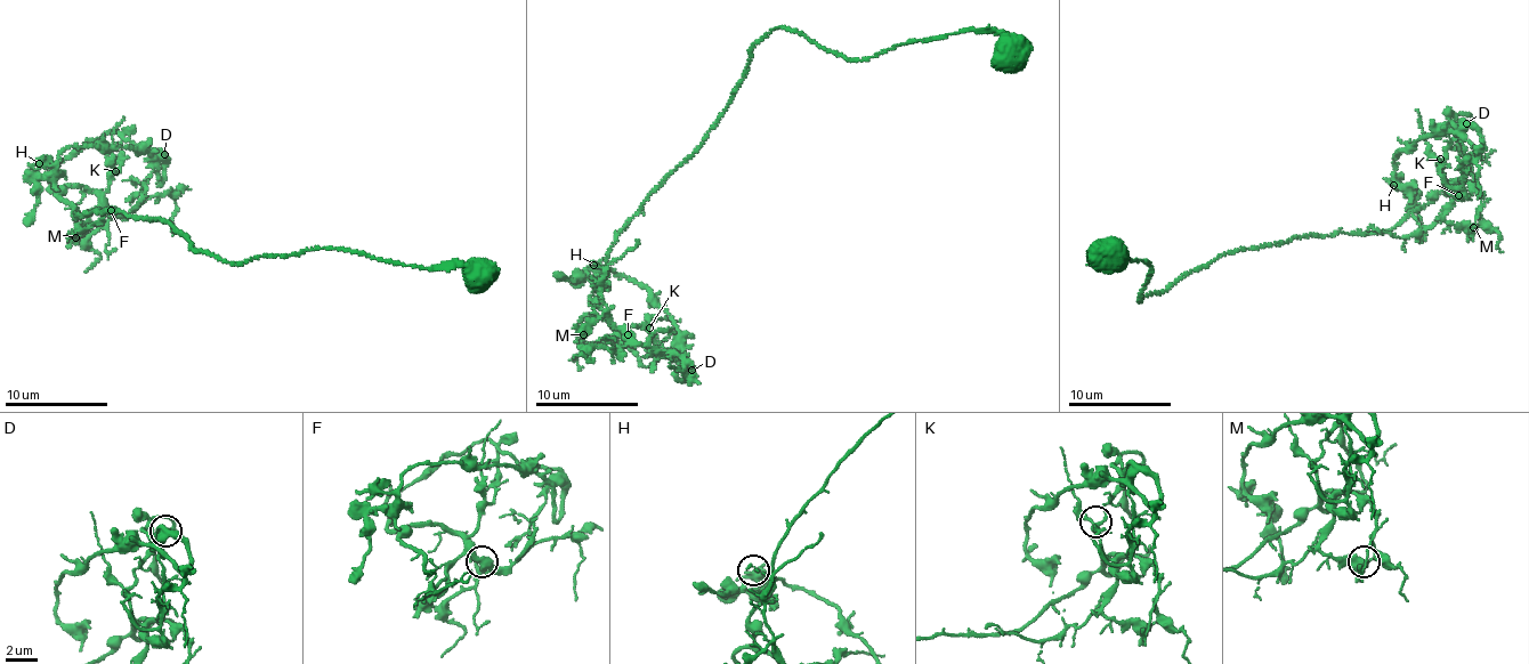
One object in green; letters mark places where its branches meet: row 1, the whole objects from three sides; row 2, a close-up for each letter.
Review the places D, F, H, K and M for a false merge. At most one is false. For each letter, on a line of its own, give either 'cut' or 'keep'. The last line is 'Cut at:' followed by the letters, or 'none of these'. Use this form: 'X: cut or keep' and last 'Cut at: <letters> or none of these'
D: keep
F: keep
H: keep
K: keep
M: keep
Cut at: none of these

